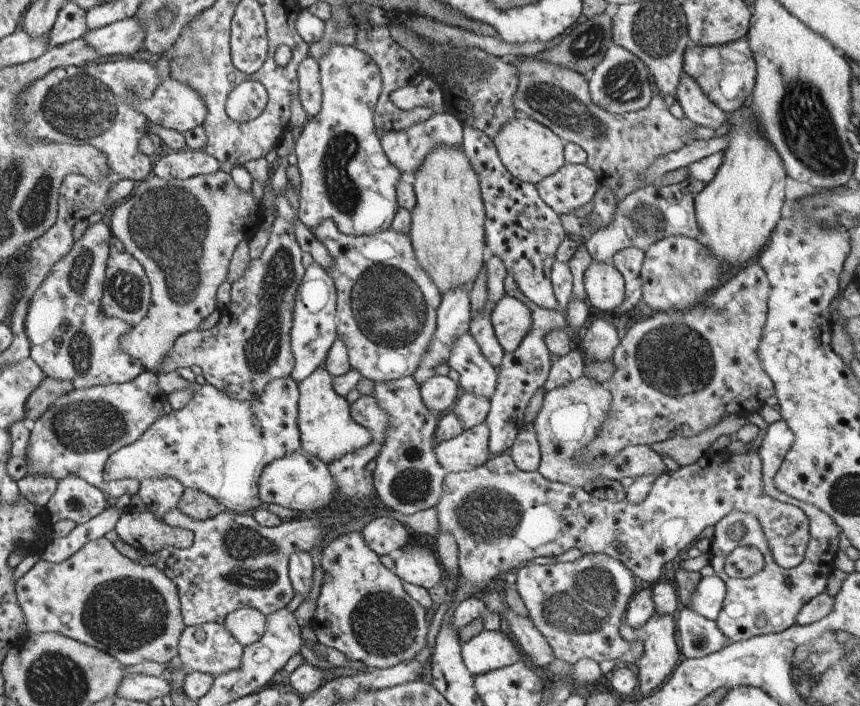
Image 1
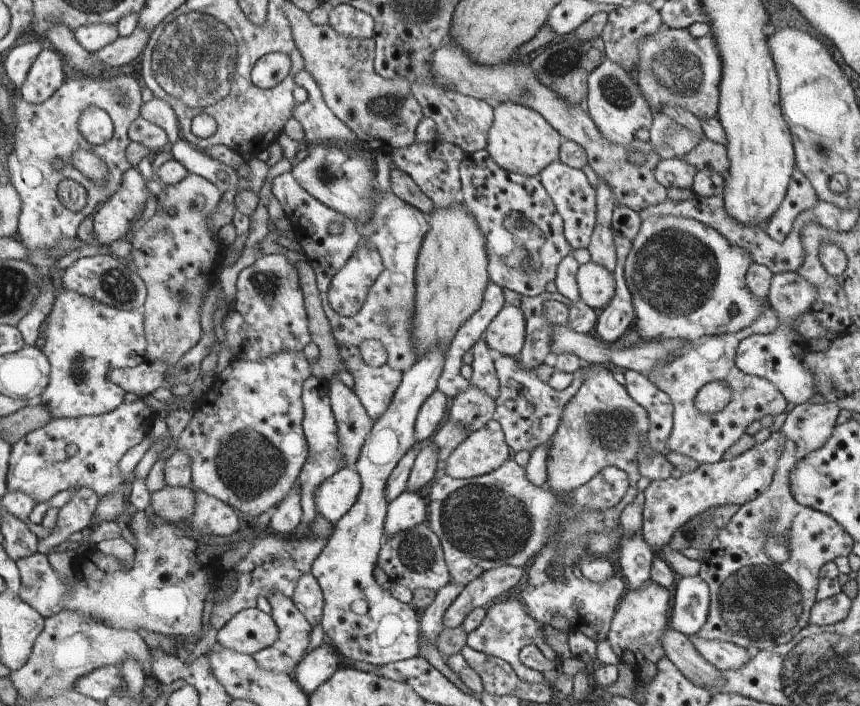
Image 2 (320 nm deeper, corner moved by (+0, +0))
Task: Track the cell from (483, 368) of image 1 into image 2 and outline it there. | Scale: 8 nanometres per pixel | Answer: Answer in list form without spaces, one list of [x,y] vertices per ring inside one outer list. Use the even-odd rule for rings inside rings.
[[[471,384],[452,399],[448,420],[460,423],[466,431],[473,433],[484,428],[492,420],[495,412],[496,400]]]

